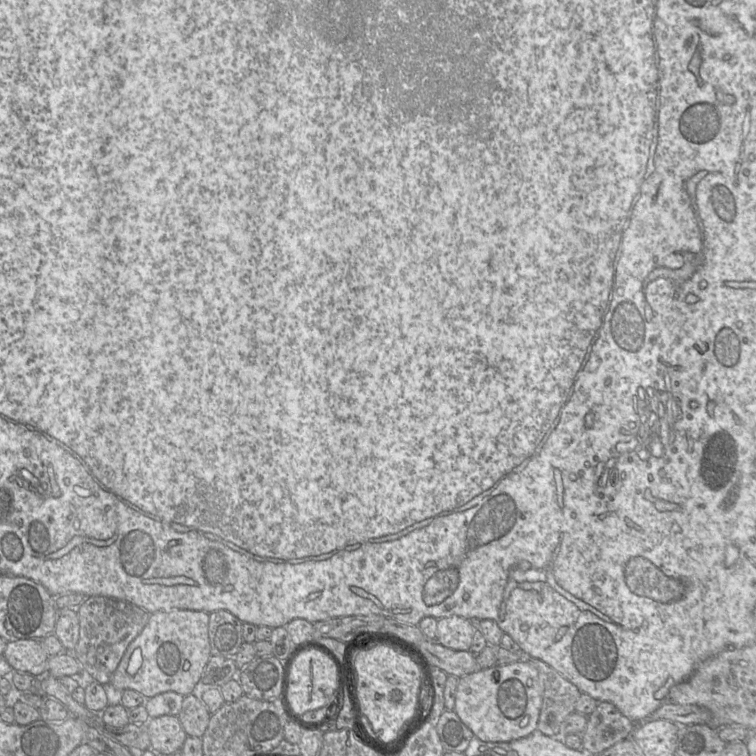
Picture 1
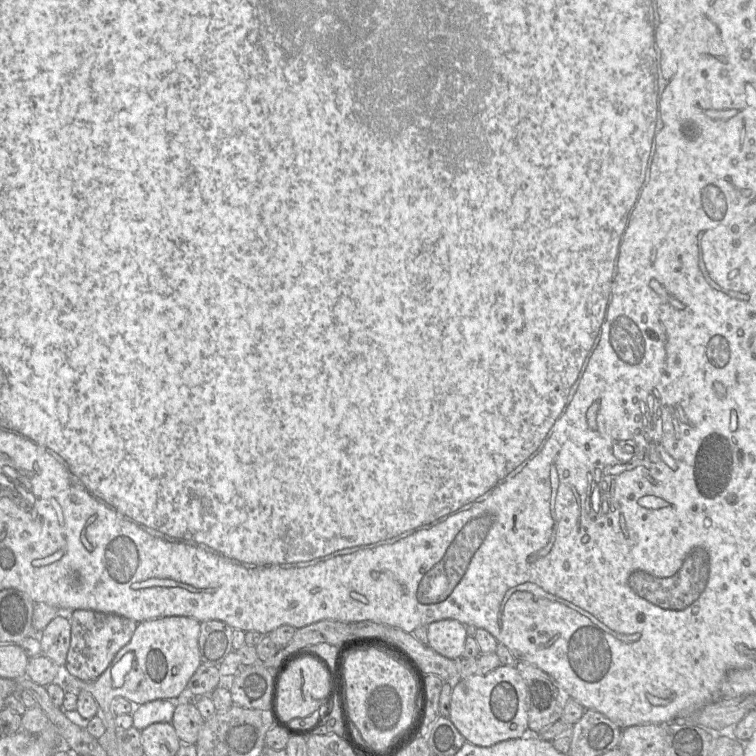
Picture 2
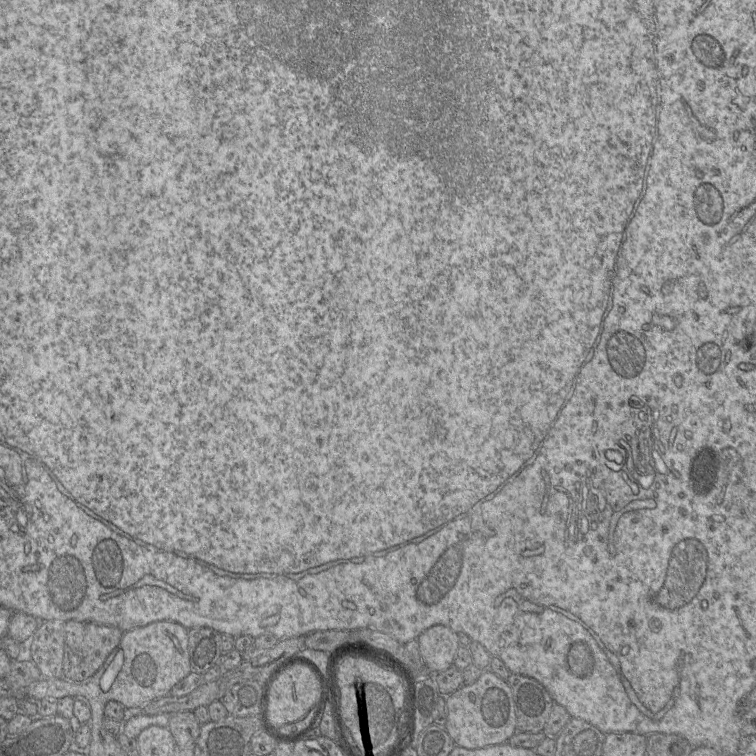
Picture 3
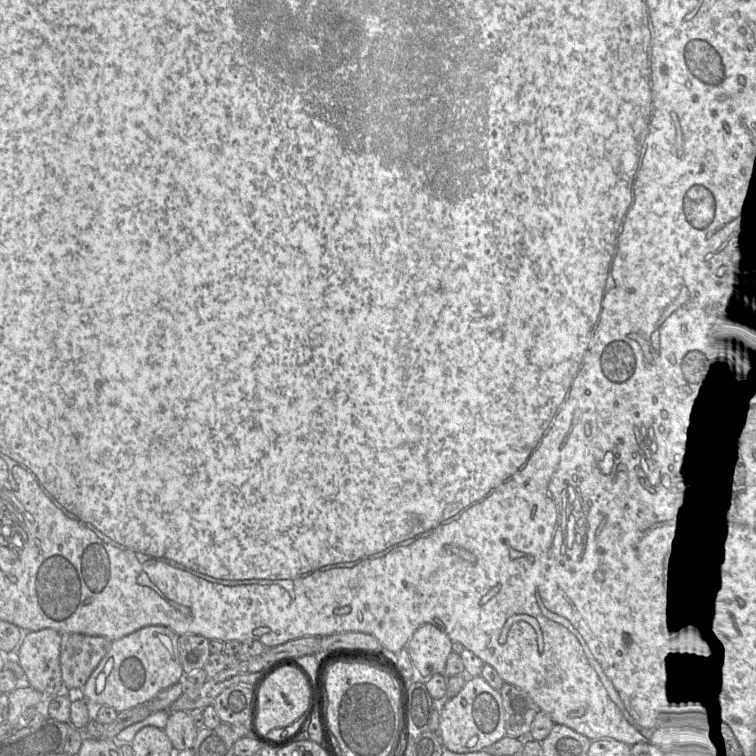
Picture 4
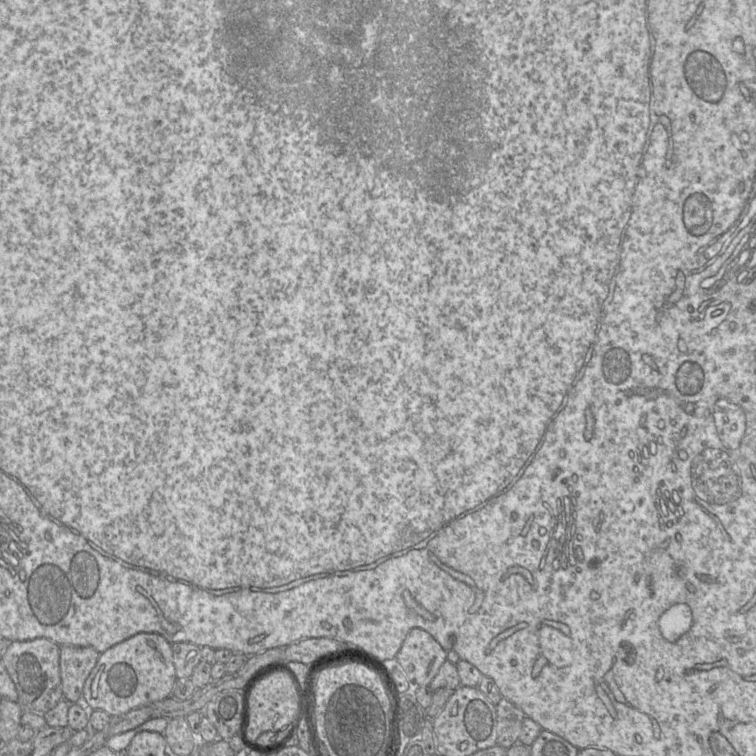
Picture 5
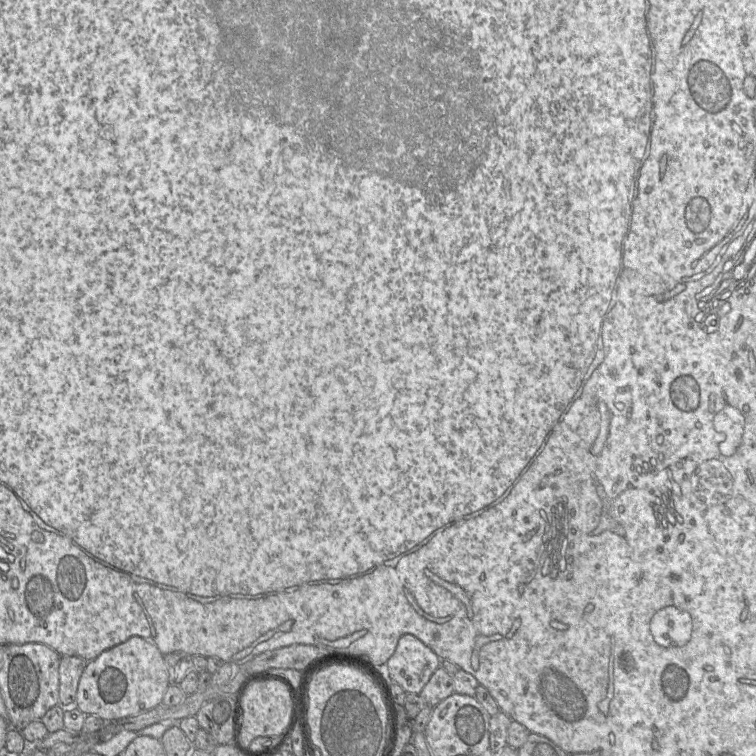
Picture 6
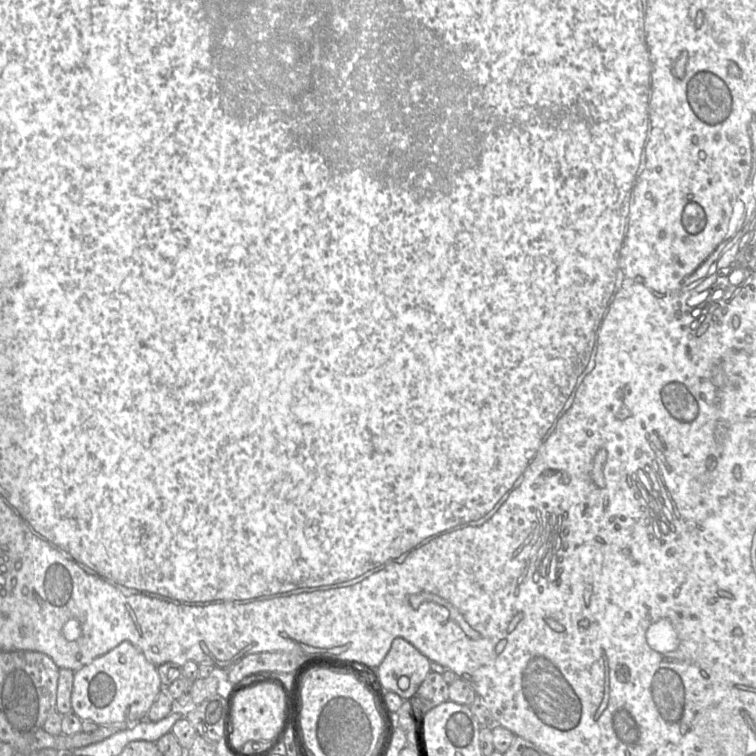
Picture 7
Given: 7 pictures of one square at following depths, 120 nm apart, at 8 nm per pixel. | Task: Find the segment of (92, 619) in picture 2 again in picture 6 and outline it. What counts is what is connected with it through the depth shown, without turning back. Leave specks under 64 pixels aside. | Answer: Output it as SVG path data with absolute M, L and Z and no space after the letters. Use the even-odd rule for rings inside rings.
M61 656L59 664L59 704L64 709L76 705L79 680L88 662L79 656Z

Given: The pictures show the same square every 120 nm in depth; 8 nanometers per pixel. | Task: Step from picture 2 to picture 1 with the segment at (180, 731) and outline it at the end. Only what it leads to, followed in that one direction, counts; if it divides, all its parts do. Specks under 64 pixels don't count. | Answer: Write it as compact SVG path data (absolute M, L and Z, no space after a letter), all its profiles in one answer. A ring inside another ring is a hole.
M189 694L184 696L177 717L188 736L202 737L211 715L199 697Z

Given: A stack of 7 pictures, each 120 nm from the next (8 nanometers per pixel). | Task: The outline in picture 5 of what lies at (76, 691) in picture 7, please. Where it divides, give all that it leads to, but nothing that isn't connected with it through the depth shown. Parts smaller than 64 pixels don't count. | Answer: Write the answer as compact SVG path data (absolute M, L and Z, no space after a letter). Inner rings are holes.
M138 633L100 654L95 667L87 677L83 688L83 699L93 710L103 710L112 716L123 715L133 709L152 706L171 697L177 681L173 662L172 644L157 633Z

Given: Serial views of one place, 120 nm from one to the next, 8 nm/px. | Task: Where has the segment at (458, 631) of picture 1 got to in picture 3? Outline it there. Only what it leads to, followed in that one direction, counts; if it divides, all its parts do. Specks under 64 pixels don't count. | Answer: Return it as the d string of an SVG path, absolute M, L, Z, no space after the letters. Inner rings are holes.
M438 624L423 631L417 640L422 660L430 674L445 671L453 665L460 647L457 632Z

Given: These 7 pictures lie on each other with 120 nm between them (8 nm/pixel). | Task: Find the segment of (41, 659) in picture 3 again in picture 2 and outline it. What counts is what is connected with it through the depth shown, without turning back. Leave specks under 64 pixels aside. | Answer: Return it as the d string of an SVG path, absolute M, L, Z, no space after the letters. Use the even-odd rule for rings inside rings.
M61 616L54 618L39 634L41 655L47 657L59 667L66 665L70 639L70 620Z

